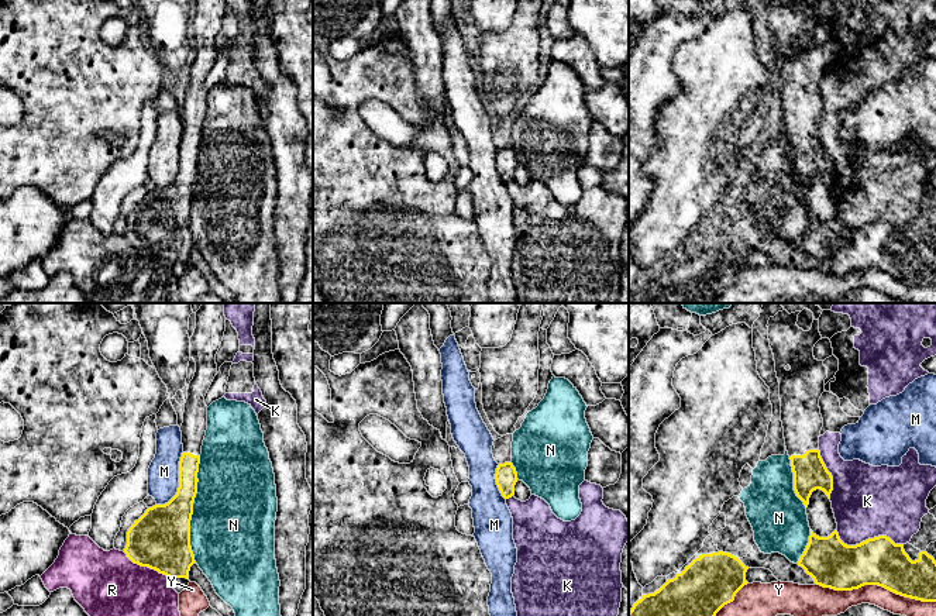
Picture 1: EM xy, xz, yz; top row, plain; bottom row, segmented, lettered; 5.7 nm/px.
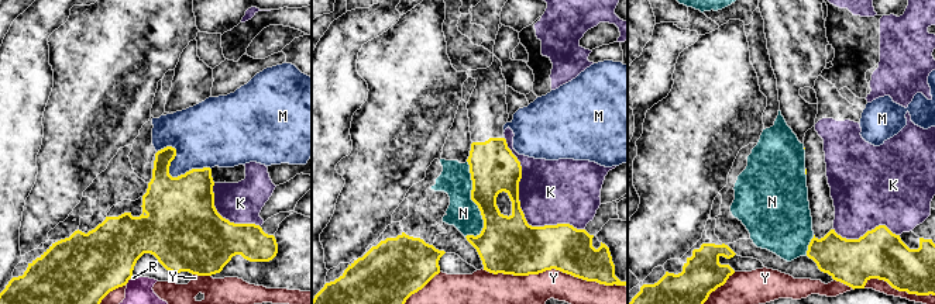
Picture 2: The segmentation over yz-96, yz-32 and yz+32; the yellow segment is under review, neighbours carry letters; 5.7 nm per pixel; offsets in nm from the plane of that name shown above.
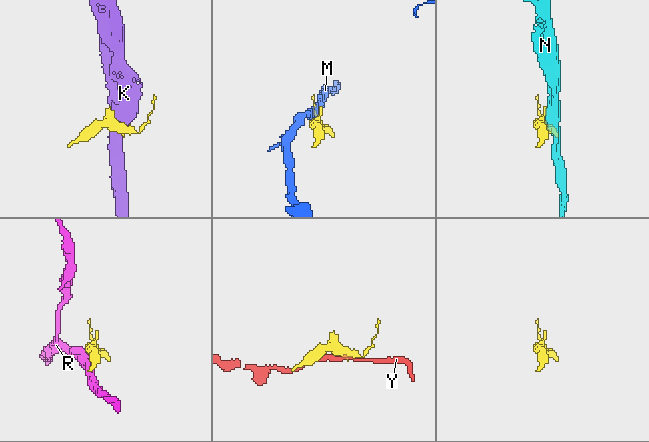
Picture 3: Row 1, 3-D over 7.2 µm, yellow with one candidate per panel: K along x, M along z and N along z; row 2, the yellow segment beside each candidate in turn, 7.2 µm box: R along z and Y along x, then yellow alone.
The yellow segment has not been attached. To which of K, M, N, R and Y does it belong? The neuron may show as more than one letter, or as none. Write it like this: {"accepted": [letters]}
{"accepted": []}

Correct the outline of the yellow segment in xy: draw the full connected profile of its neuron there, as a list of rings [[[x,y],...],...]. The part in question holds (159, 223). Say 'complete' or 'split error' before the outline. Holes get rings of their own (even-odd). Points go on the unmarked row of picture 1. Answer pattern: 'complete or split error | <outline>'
split error | [[[196,0],[196,13],[190,21],[190,42],[196,47],[196,56],[187,69],[183,107],[180,110],[183,137],[179,145],[179,172],[165,189],[148,192],[127,216],[127,241],[141,251],[148,251],[169,262],[189,264],[190,251],[196,247],[190,231],[190,204],[197,178],[197,156],[202,130],[207,114],[207,90],[204,80],[217,58],[216,38],[226,16],[226,0]]]

